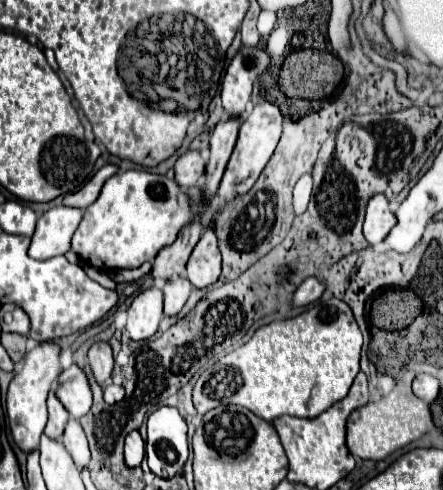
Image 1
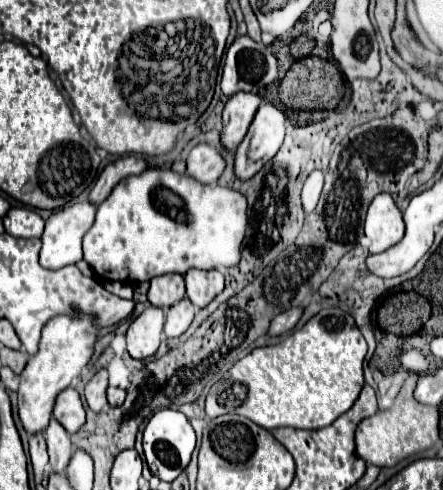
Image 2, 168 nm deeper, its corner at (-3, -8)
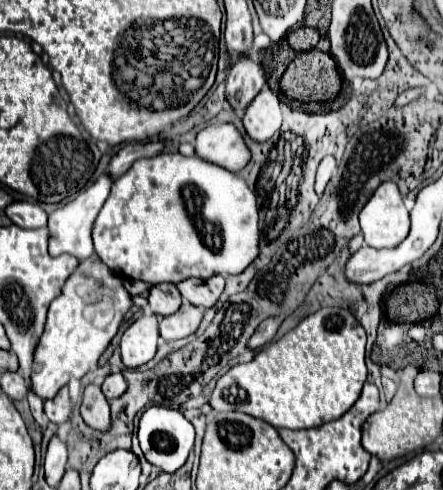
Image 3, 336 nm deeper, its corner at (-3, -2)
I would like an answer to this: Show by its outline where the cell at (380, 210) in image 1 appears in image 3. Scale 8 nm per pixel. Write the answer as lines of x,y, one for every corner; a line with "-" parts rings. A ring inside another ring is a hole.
384,182
360,210
362,234
372,248
396,248
410,232
408,210
394,182

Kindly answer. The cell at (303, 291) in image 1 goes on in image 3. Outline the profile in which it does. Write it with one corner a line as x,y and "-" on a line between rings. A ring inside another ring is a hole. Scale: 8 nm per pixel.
276,318
264,320
264,322
256,328
256,332
252,334
252,338
248,340
248,348
250,348
250,350
258,350
258,348
262,348
264,344
268,344
268,342
274,338
278,326
280,326
280,324
278,324

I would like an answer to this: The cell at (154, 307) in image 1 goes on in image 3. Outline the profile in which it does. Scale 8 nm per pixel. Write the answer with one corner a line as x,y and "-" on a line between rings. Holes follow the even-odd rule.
152,312
142,314
120,340
120,354
126,368
138,368
150,362
156,354
158,342
158,318

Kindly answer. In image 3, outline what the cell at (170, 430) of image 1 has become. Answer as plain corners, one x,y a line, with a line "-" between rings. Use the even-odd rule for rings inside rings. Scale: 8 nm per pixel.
152,406
140,418
138,440
140,440
140,448
146,456
146,460
150,464
158,466
164,472
174,472
176,468
184,466
184,462
194,446
194,426
178,410
164,408
164,406

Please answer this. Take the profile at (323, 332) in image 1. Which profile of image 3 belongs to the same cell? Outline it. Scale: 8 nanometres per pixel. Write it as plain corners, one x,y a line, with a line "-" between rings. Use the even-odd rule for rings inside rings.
320,308
304,318
294,330
280,340
264,346
252,362
232,366
216,384
210,406
214,410
236,410
256,416
274,428
314,428
340,418
358,400
366,382
366,332
356,318
344,308

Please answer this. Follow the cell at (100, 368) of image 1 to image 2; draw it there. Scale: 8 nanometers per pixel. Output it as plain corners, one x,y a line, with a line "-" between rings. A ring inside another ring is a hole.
100,368
100,370
92,376
92,380
86,384
86,390
84,390
86,402
88,402
88,406
90,406
94,412
102,412
104,408
108,408
106,388
108,388
108,370
106,370
106,368

